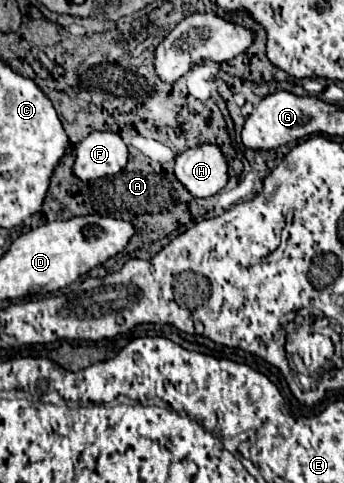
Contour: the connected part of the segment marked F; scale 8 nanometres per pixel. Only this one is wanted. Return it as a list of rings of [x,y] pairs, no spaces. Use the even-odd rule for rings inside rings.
[[[93,131],[75,149],[73,175],[91,181],[119,173],[127,165],[127,145],[117,133]]]

